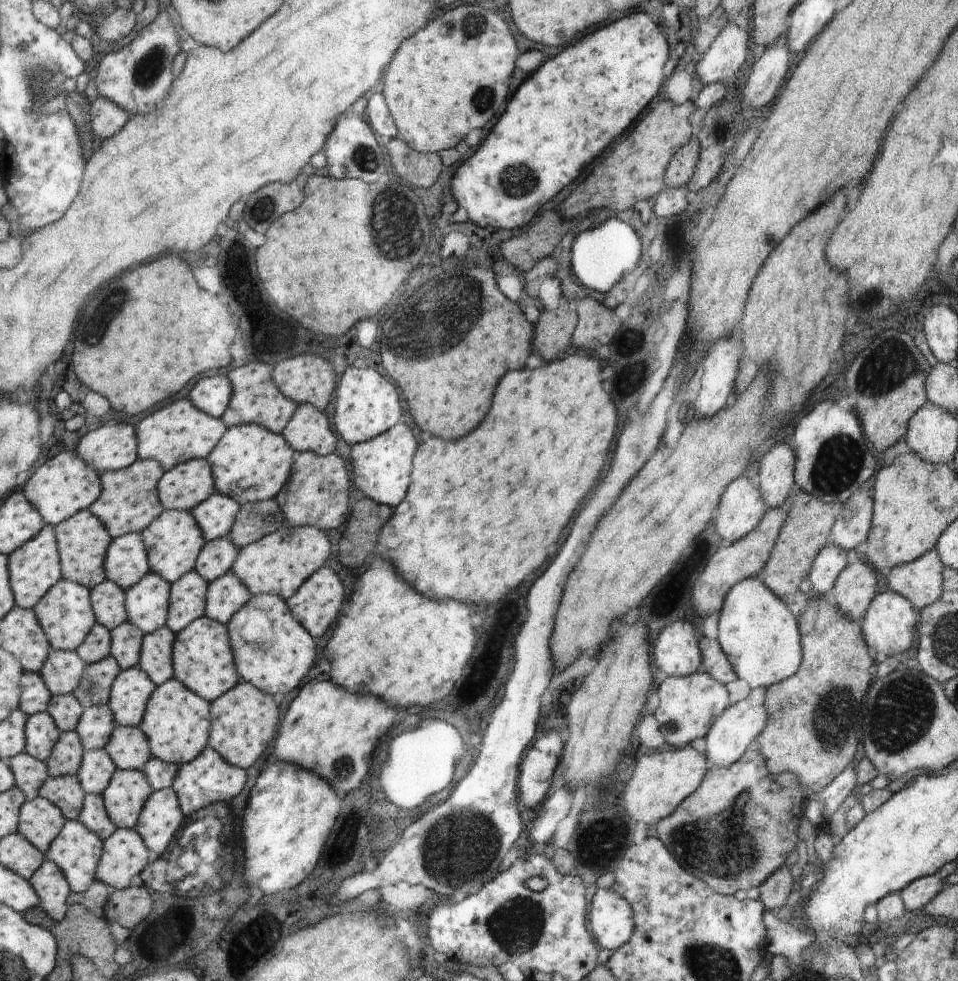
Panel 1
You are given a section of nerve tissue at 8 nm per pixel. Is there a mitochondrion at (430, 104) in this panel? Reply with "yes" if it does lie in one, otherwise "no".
no

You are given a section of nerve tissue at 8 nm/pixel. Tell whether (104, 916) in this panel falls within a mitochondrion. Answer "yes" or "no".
no

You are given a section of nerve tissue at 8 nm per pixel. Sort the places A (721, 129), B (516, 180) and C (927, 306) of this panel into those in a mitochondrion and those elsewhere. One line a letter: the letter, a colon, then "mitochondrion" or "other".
A: mitochondrion
B: mitochondrion
C: other

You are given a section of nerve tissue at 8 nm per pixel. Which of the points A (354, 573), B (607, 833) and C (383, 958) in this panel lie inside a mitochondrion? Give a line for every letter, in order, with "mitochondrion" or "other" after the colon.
A: other
B: other
C: other

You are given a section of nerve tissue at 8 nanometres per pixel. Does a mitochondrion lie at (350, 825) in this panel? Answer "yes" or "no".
no

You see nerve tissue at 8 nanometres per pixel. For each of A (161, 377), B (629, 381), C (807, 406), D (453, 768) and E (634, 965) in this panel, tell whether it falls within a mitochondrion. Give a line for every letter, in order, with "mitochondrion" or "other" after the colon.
A: other
B: mitochondrion
C: other
D: other
E: other

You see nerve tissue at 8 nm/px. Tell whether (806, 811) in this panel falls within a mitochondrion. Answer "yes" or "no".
no

